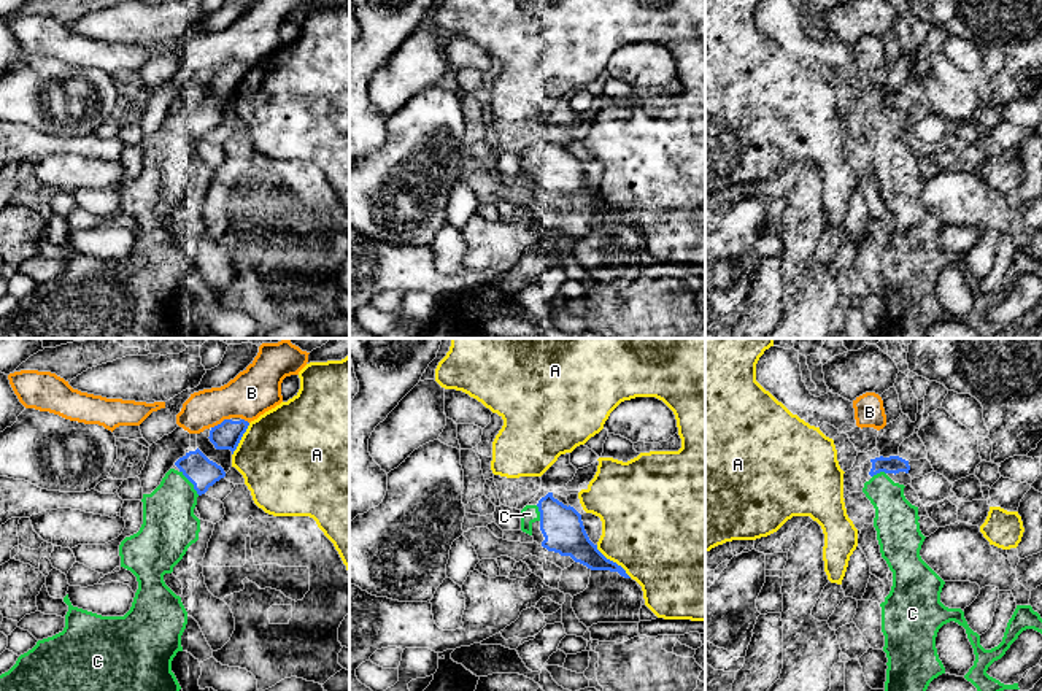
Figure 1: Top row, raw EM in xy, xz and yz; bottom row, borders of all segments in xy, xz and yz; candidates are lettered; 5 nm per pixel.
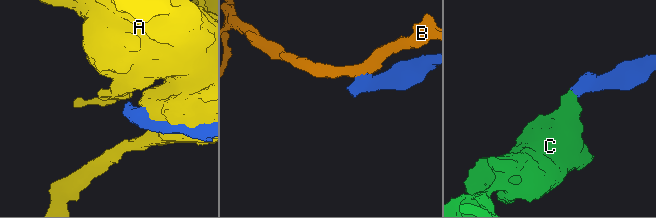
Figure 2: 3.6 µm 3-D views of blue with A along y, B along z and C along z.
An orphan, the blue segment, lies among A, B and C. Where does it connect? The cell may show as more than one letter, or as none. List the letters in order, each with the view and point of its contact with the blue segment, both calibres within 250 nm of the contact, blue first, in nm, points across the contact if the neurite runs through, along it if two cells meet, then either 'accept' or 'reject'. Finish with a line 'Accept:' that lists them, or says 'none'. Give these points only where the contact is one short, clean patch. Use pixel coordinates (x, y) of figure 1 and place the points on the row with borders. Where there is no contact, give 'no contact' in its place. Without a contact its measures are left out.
A: contact xz (612, 561); calibres 180 and 480 nm; reject
B: contact xy (221, 423); calibres 140 and 240 nm; border xy (229, 418), (212, 428); reject
C: contact xy (191, 482); calibres 150 and 280 nm; accept
Accept: C

